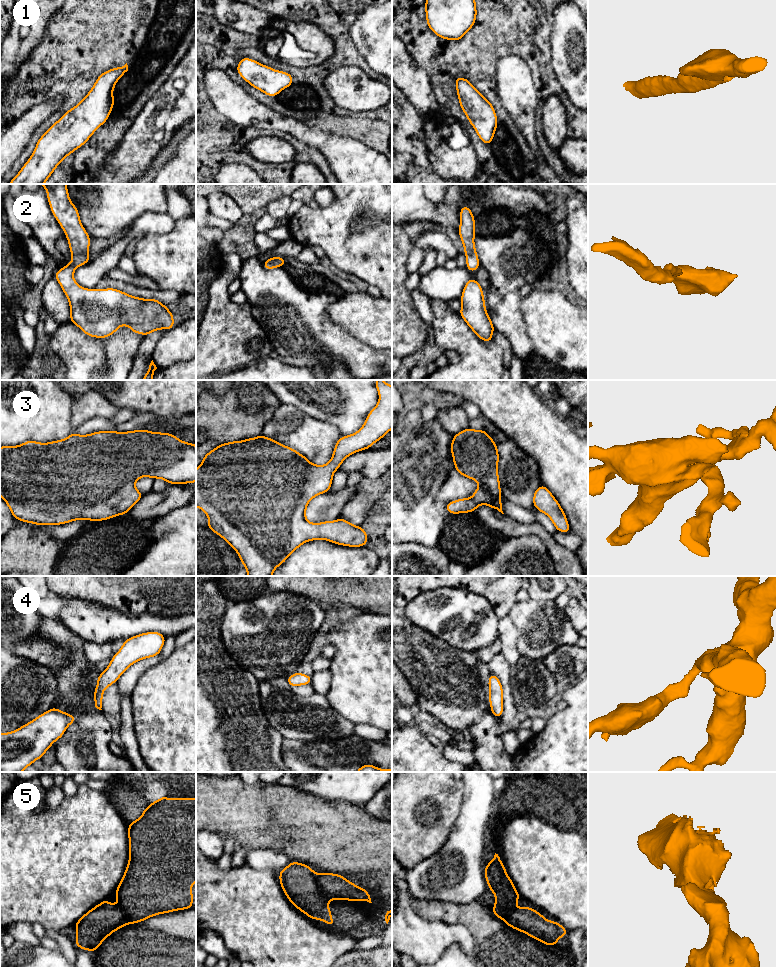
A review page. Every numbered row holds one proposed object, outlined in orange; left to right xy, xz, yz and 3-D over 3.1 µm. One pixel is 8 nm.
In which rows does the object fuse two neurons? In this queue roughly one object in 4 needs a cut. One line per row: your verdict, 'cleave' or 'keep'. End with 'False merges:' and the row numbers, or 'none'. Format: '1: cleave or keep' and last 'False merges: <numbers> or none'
1: keep
2: keep
3: keep
4: keep
5: keep
False merges: none

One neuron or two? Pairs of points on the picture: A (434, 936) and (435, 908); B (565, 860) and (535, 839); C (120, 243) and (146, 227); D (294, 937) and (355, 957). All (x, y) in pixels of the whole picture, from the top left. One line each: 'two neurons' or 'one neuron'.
A: two neurons
B: one neuron
C: one neuron
D: two neurons

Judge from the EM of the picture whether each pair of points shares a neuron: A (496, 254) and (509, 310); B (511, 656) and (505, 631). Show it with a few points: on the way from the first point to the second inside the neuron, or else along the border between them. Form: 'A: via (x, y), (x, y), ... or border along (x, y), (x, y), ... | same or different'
A: via (501, 268), (502, 275), (506, 280), (506, 296) | same
B: via (509, 650), (508, 637) | same

